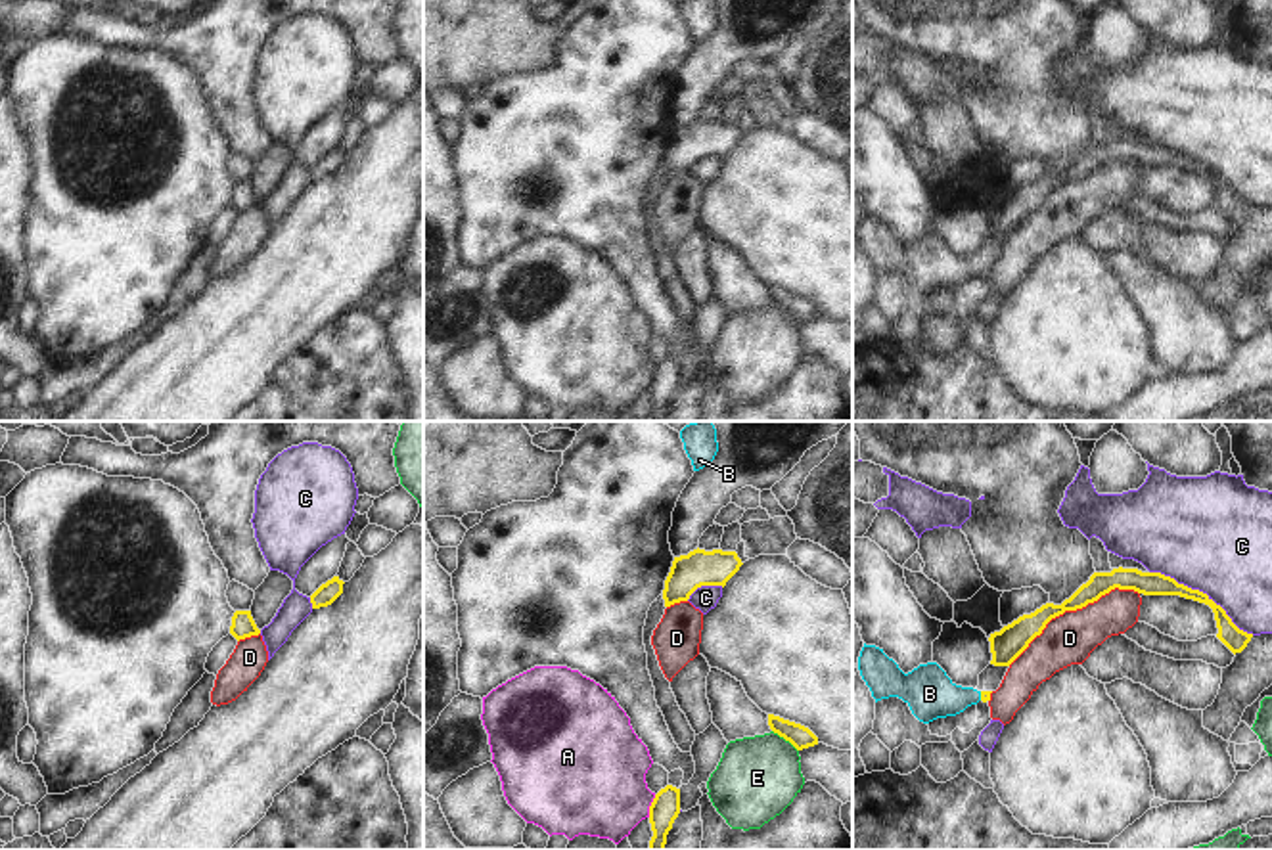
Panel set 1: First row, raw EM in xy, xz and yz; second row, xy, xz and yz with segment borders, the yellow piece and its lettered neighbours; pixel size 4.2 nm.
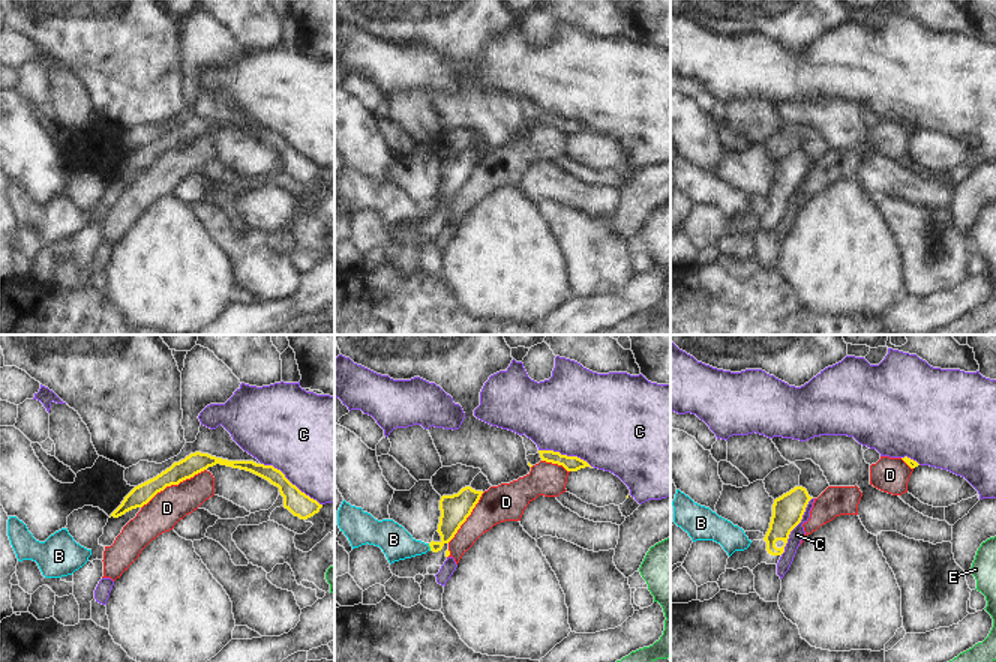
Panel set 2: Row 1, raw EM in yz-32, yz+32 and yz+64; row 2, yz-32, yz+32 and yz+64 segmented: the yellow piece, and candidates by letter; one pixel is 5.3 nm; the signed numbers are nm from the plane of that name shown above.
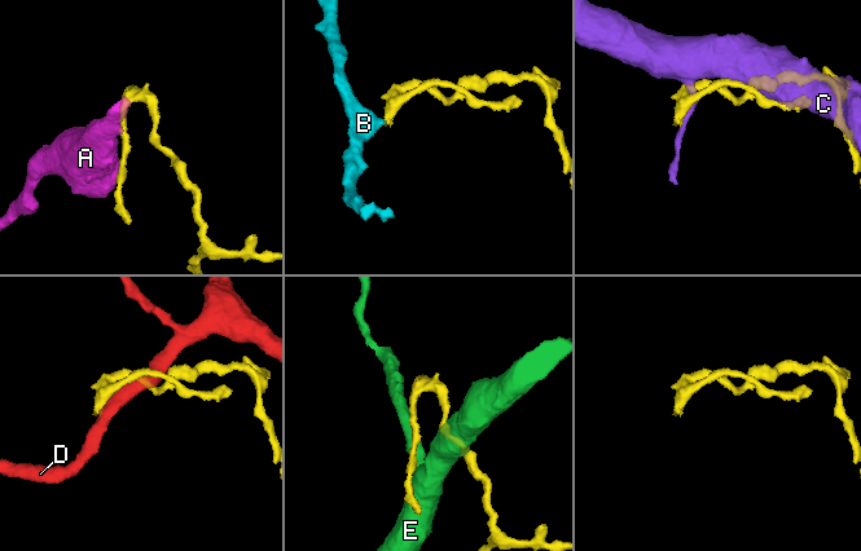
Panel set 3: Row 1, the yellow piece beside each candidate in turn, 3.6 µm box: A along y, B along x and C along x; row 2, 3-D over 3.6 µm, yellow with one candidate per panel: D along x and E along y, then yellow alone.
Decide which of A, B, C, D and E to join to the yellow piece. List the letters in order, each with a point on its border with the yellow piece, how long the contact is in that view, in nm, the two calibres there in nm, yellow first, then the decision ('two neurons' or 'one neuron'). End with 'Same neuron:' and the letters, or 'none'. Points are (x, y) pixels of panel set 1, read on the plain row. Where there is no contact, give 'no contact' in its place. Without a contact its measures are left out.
A: xz (650, 378) | 100 nm | 120/420 nm | two neurons
B: yz (981, 267) | 40 nm | 50/200 nm | two neurons
C: yz (1202, 163) | 500 nm | 100/480 nm | two neurons
D: yz (1071, 180) | 650 nm | 120/220 nm | two neurons
E: xz (786, 311) | 140 nm | 100/360 nm | two neurons
Same neuron: none

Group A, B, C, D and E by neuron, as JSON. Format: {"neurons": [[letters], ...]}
{"neurons": [["A"], ["B"], ["C"], ["D"], ["E"]]}

